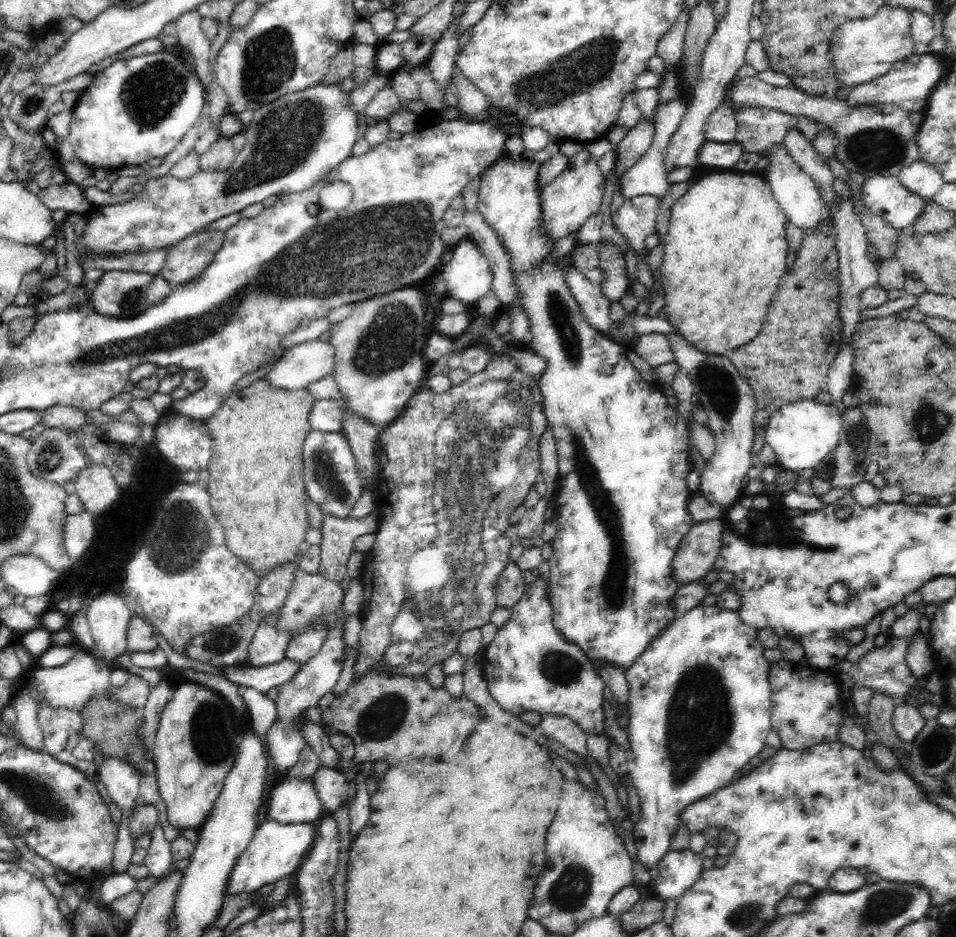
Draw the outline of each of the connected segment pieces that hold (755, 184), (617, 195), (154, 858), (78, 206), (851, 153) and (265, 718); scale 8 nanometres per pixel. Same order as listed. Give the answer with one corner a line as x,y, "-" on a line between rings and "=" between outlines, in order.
713,169
710,174
704,174
701,178
694,179
686,193
671,206
669,229
663,240
665,248
663,263
658,270
662,275
665,291
664,311
668,313
668,321
677,329
678,336
682,336
689,344
697,346
701,352
728,356
736,348
752,342
760,334
760,329
764,326
768,314
768,307
778,290
780,279
787,272
786,257
789,251
786,238
787,221
787,216
781,211
772,189
762,173
=
643,118
637,126
628,130
627,136
615,145
615,166
614,166
614,194
610,204
610,214
614,214
624,204
625,198
620,189
620,180
626,174
628,168
632,168
640,156
650,148
655,134
654,120
=
160,822
150,833
150,838
151,844
143,864
149,871
150,876
159,879
165,876
171,865
174,864
171,857
171,842
166,840
=
67,180
63,185
55,185
52,181
52,185
40,189
38,196
51,212
65,210
68,213
76,212
82,216
87,215
93,208
92,203
86,200
82,187
=
745,77
740,79
731,90
731,93
724,96
724,103
728,101
732,105
734,112
736,109
746,107
766,107
778,112
788,113
800,118
805,116
811,118
817,124
823,124
832,129
836,137
837,145
835,148
835,158
842,163
847,170
860,172
864,177
872,175
897,176
904,167
910,166
919,159
918,143
915,141
919,128
914,126
910,120
910,113
898,105
850,105
848,101
841,99
826,99
823,97
812,96
807,92
795,89
792,86
775,87
764,83
757,77
=
238,686
238,693
244,698
250,715
250,725
258,733
258,737
264,740
264,746
269,748
267,743
268,728
277,719
275,702
266,697
266,693
254,690
249,686

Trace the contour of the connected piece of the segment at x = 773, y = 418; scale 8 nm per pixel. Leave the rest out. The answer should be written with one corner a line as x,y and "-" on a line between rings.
814,399
800,400
771,413
765,442
774,451
776,467
784,471
816,469
838,446
842,427
842,415
833,405
818,404

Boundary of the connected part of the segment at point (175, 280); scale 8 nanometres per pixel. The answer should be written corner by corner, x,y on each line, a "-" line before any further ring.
198,231
172,245
159,275
172,287
196,278
214,260
225,239
225,231

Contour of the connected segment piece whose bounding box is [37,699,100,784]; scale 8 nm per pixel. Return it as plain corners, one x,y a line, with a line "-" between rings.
40,699
37,702
39,702
39,706
37,707
39,725
43,732
43,741
45,742
44,752
50,753
60,762
67,762
80,769
95,784
96,781
100,780
100,776
98,775
99,767
94,765
93,761
96,746
94,742
88,740
81,733
83,718
79,716
79,712
70,709
54,709
46,701

